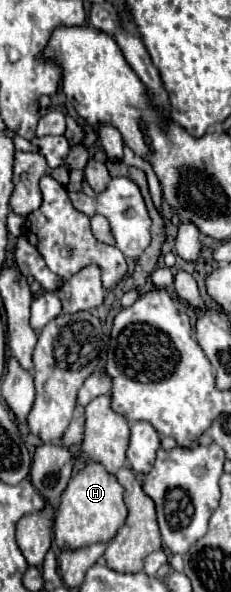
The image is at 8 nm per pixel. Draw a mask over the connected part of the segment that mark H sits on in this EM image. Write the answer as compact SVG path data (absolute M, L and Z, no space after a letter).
M90 463L70 479L66 491L62 493L58 517L54 523L56 543L62 551L82 549L94 543L108 543L126 523L126 515L128 511L124 503L124 489L116 481L116 477L108 475L108 471L100 467L100 463Z

